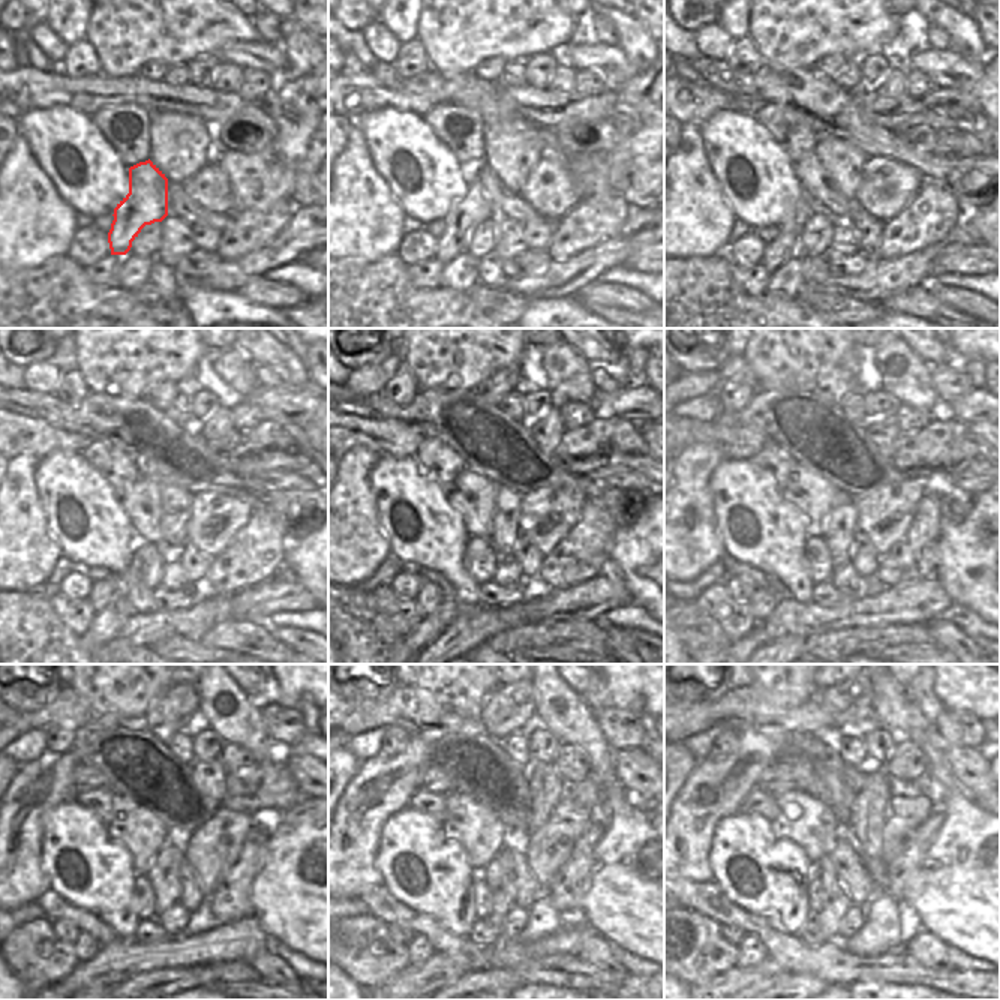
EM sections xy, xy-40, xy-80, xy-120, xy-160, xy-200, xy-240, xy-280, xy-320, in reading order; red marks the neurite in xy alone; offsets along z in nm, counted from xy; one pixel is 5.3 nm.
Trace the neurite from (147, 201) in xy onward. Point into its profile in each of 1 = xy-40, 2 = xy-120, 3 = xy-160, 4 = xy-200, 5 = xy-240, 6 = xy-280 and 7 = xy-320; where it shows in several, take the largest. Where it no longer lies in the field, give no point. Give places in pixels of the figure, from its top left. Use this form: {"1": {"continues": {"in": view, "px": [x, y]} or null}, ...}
{"1": {"continues": {"in": "xy-40", "px": [476, 207]}}, "2": {"continues": {"in": "xy-120", "px": [102, 592]}}, "3": {"continues": {"in": "xy-160", "px": [429, 597]}}, "4": {"continues": {"in": "xy-200", "px": [762, 603]}}, "5": {"continues": {"in": "xy-240", "px": [86, 946]}}, "6": {"continues": {"in": "xy-280", "px": [419, 949]}}, "7": {"continues": {"in": "xy-320", "px": [751, 951]}}}

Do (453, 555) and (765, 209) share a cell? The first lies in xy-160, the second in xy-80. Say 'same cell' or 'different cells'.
same cell

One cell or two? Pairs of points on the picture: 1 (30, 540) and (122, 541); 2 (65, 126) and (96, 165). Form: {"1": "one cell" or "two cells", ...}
{"1": "two cells", "2": "one cell"}

